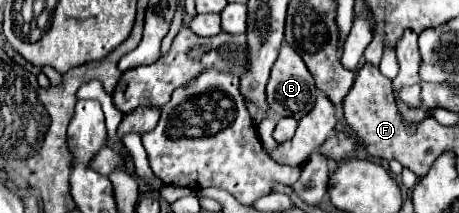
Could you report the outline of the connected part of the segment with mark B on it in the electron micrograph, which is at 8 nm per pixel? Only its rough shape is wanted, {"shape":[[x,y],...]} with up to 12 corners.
{"shape":[[288,45],[272,67],[266,95],[282,117],[314,107],[314,79]]}

